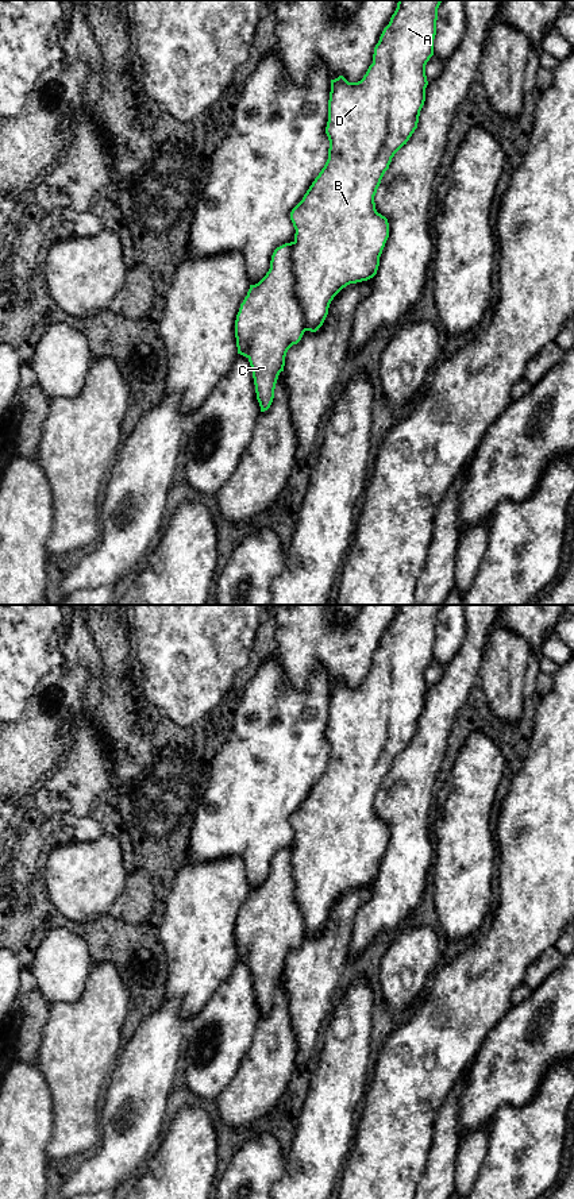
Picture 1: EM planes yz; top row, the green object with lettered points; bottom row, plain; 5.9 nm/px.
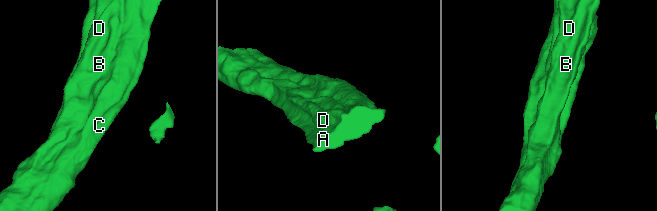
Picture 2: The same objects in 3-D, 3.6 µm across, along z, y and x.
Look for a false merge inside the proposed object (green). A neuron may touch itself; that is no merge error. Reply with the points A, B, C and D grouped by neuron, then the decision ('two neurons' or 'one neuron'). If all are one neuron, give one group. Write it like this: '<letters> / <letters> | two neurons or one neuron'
A B D / C | two neurons

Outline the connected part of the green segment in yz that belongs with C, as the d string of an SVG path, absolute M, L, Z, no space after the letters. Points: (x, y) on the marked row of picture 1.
M293 242L285 243L274 250L269 271L258 284L250 285L235 320L238 354L250 362L261 412L267 410L273 402L288 350L297 344L305 332L303 309L296 296L293 244Z

